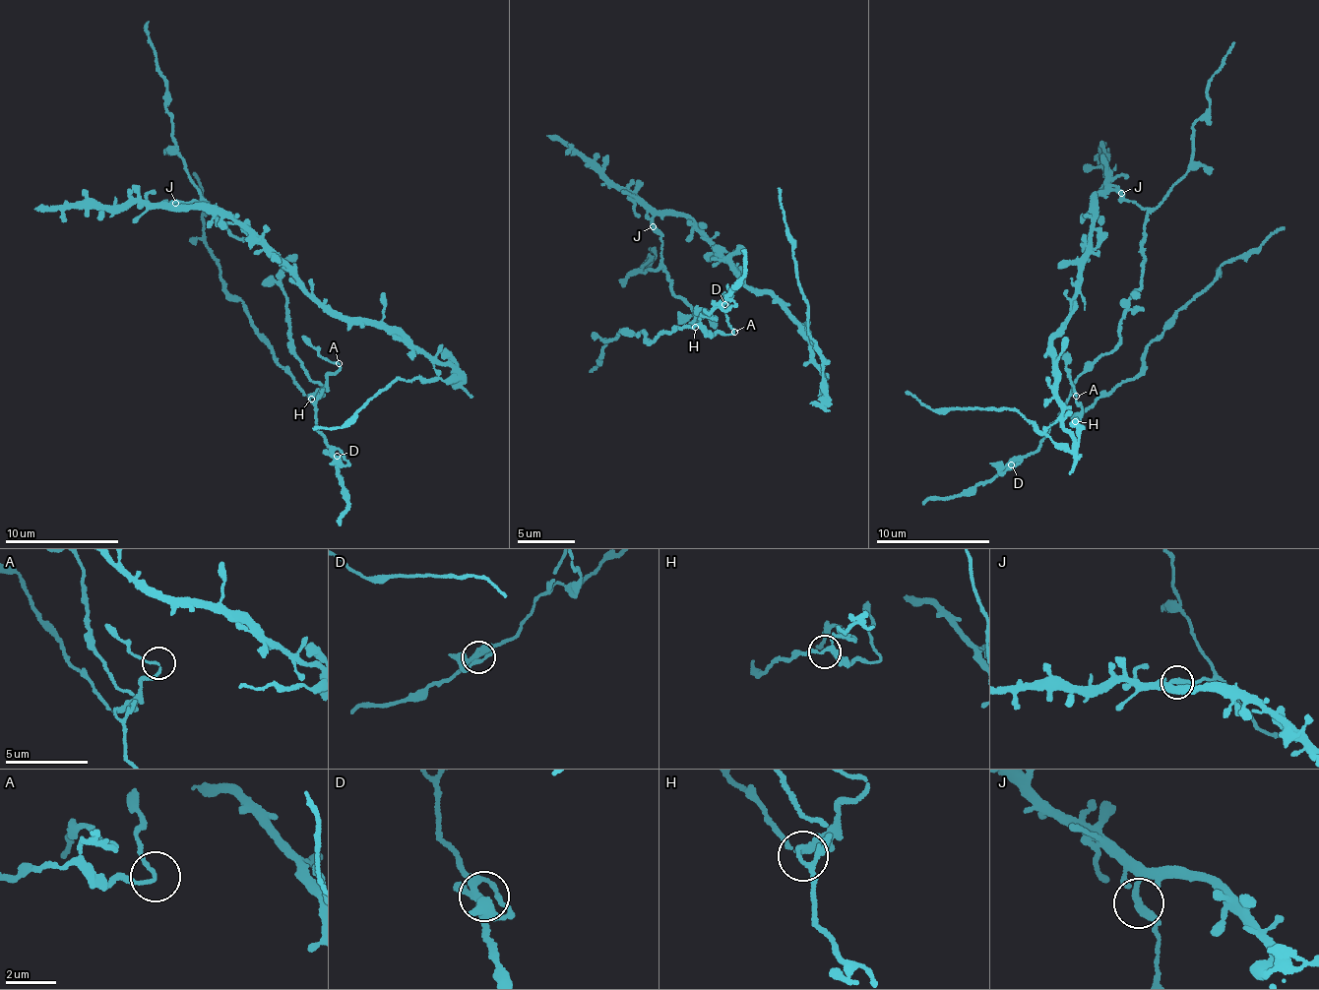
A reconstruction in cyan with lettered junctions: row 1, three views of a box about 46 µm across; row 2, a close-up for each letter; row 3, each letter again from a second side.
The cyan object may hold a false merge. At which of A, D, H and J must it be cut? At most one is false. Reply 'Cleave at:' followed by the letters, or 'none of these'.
Cleave at: J

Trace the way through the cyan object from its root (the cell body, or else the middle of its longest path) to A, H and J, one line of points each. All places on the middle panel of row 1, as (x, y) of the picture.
A: (662, 259), (675, 295), (704, 315), (689, 324), (701, 308), (717, 318), (701, 316), (700, 326), (734, 333)
H: (662, 259), (675, 295), (704, 315), (689, 324), (701, 308), (717, 318), (701, 316), (695, 327)
J: (662, 259), (662, 238), (652, 225)

